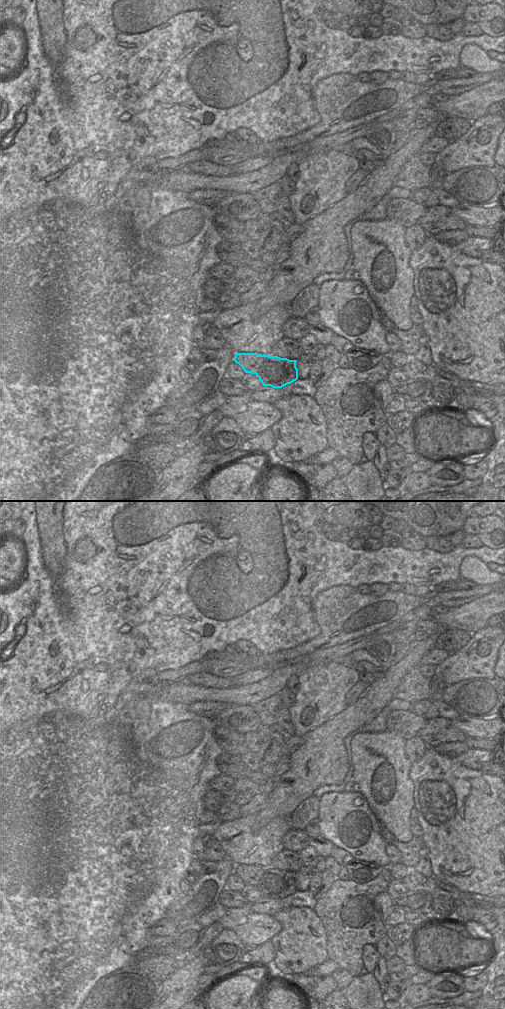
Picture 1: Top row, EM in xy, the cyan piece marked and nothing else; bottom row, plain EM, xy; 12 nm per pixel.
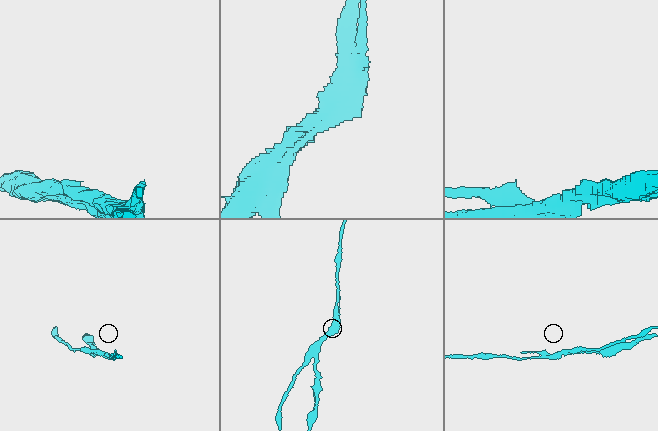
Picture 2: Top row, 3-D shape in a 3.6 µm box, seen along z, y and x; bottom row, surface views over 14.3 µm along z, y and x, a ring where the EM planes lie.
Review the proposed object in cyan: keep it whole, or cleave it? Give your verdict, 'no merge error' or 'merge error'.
merge error

